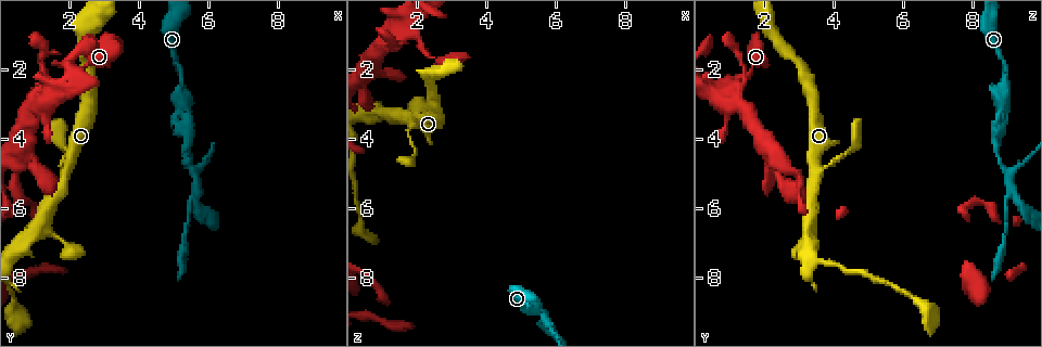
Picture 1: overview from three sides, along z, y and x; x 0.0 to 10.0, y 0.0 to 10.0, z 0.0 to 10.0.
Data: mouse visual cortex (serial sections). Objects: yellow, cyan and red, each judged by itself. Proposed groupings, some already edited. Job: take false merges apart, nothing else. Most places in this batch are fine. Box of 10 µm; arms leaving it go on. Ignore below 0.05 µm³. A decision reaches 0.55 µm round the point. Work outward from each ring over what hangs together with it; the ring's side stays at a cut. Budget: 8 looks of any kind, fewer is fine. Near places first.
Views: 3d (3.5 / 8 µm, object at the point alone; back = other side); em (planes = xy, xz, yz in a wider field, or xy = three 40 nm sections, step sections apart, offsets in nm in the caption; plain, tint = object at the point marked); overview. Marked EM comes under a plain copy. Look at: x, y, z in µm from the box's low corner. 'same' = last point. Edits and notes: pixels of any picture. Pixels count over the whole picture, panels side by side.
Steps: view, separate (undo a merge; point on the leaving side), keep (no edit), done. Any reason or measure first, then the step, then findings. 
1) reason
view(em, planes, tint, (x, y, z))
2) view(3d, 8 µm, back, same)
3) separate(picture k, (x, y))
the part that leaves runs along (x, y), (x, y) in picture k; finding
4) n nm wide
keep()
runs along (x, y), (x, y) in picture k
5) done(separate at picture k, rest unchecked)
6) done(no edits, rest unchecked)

sudden change in width
view(3d, 3.5 µm, (5.40, 3.30, 8.95))

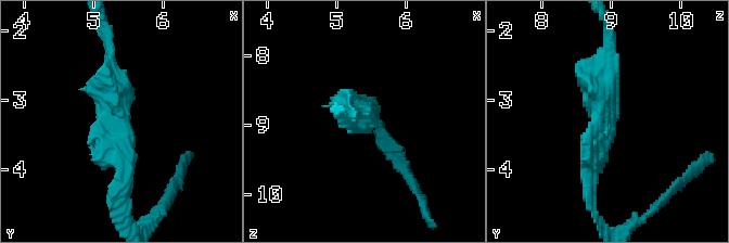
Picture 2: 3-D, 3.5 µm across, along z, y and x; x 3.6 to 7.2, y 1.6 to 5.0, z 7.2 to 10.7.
shape alone is not enough
view(em, planes, tint, (5.35, 3.35, 9.00))

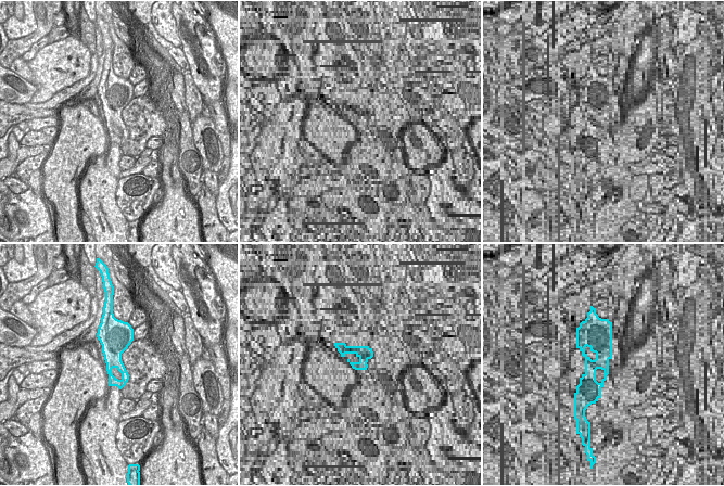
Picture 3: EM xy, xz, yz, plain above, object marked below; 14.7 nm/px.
keep()
runs along (603, 53), (612, 124), (590, 187) in picture 2; continuous, no second cell

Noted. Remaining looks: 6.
looks like a crossing
view(3d, 3.5 µm, (5.60, 5.35, 9.10))

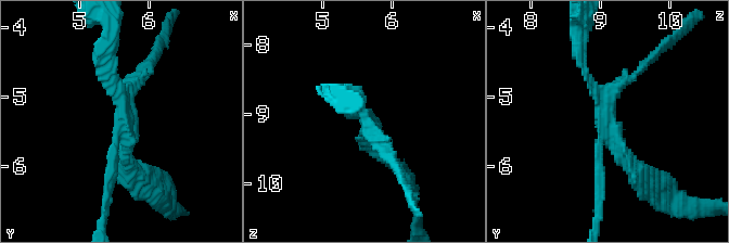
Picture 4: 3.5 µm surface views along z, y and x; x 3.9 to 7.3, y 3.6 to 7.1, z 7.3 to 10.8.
shape alone is not enough
view(em, xy, step 2, tint, (5.60, 5.35, 9.05))

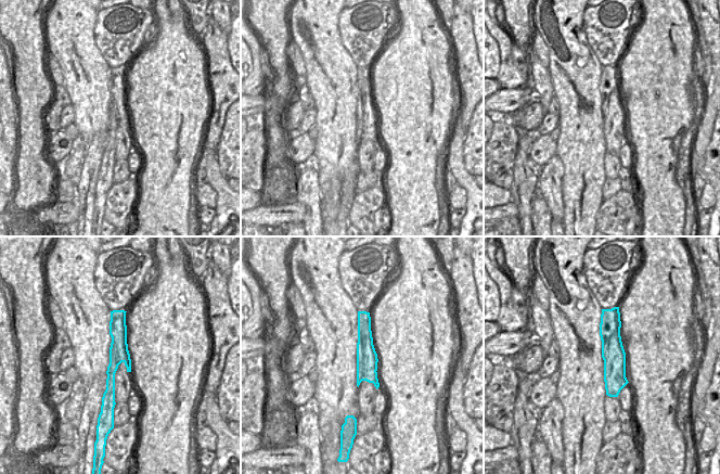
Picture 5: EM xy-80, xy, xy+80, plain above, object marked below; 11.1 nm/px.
arms of 150, 150, 200, 250 nm
keep()
continuous, no second cell

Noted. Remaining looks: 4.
small branch off a trunk
view(3d, 8 µm, back, (2.00, 4.95, 3.55))

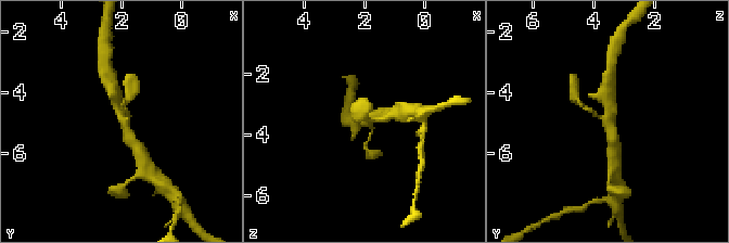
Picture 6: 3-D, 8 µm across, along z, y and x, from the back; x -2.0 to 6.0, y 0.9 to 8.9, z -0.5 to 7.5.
view(3d, 3.5 µm, same)

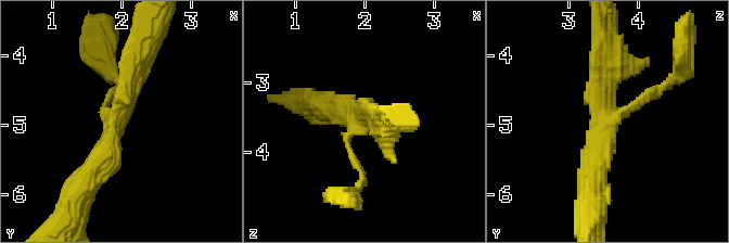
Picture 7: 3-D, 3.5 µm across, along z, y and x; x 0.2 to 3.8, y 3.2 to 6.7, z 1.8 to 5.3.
3 arms; arms of 100, 300, 400 nm
view(em, xy, step 3, tint, (1.95, 4.90, 3.55))

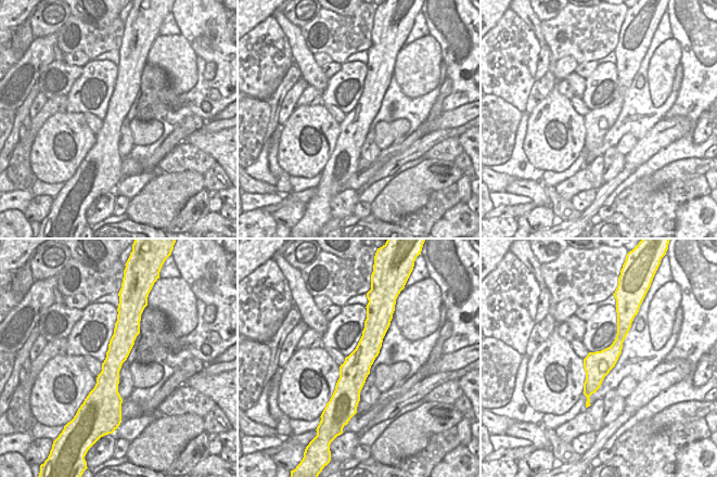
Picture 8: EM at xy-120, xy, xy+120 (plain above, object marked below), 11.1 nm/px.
keep()
runs along (140, 55), (107, 152), (84, 182) in picture 7; all the same cell

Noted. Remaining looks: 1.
done(no edits, rest unchecked)

